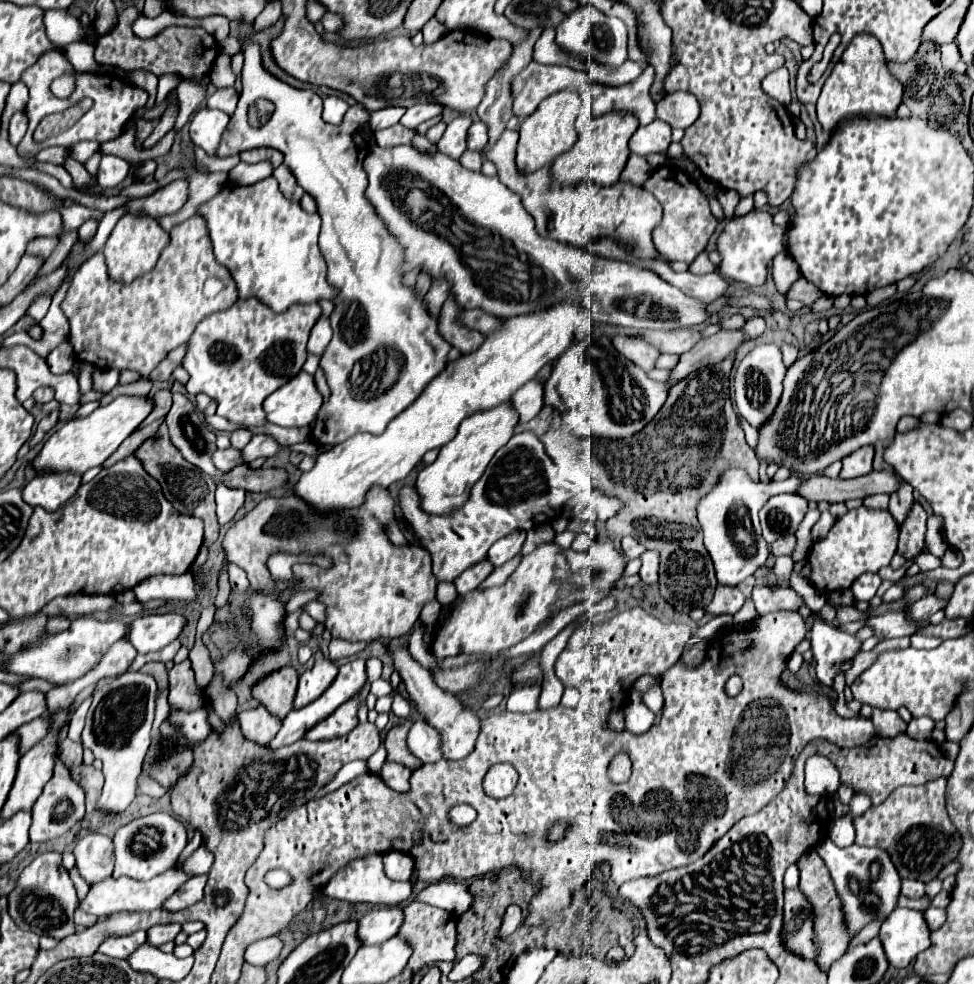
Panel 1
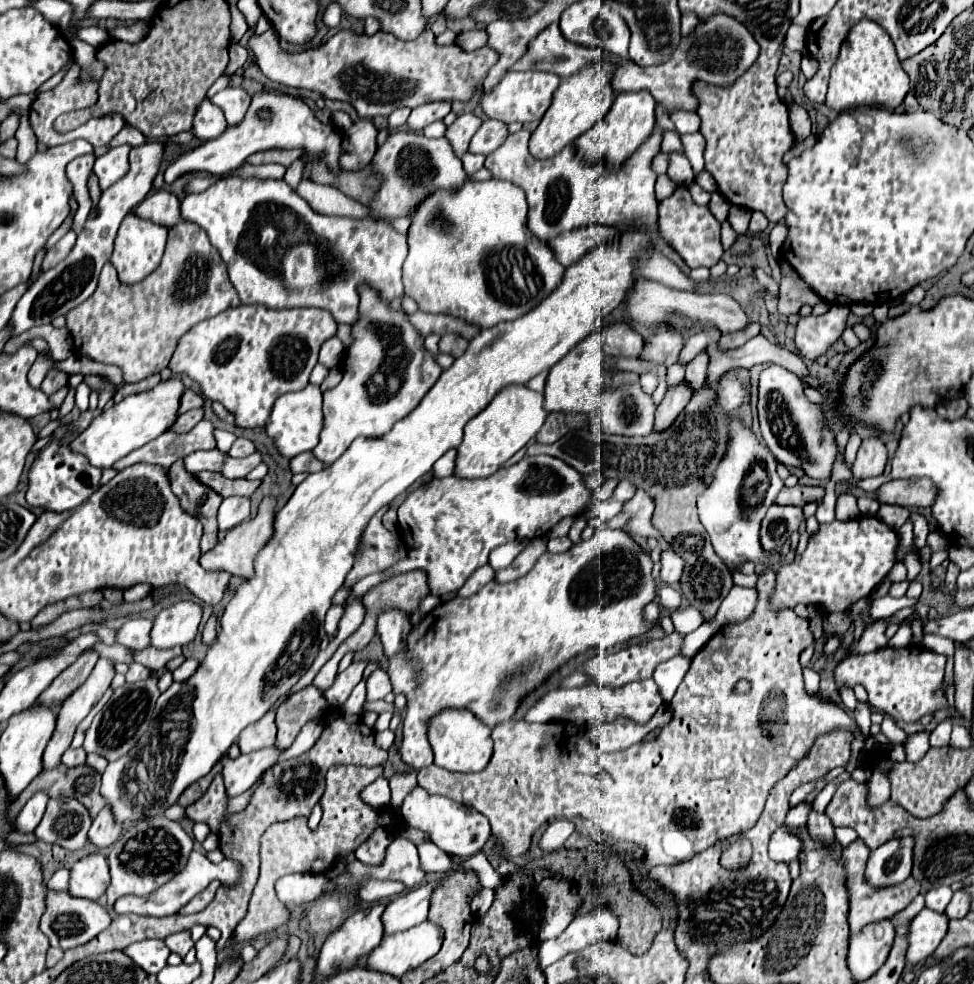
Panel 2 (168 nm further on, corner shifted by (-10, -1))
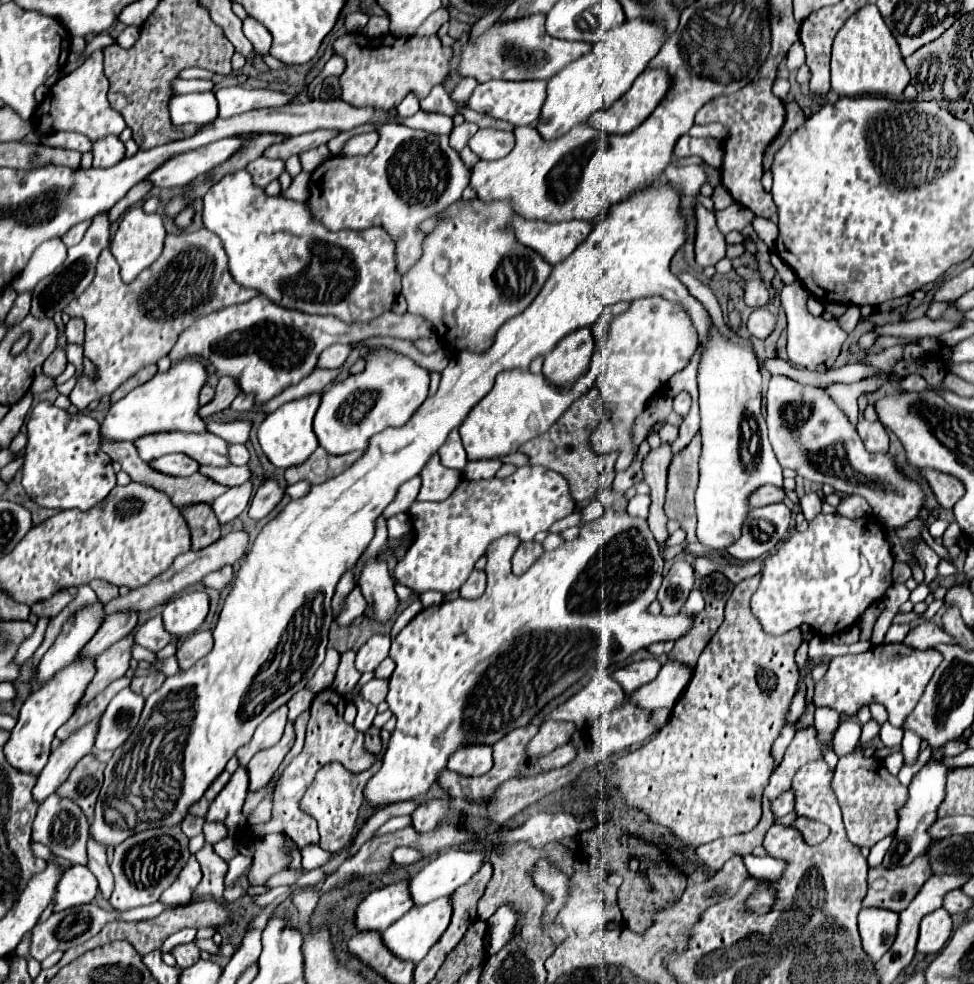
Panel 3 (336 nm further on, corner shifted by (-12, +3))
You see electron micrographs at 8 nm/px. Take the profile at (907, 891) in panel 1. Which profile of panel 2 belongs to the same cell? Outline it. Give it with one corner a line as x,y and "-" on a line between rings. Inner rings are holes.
936,887
934,891
926,893
926,907
938,913
944,913
944,909
948,907
950,899
952,899
952,889
950,887

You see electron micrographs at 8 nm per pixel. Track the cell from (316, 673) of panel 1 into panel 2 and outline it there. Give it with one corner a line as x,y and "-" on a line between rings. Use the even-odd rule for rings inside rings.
354,661
344,673
340,673
340,675
336,677
336,681
334,681
334,685
330,687
330,691
324,691
324,699
326,699
330,705
342,705
342,703
350,697
352,689
360,683
366,665
368,665
368,661

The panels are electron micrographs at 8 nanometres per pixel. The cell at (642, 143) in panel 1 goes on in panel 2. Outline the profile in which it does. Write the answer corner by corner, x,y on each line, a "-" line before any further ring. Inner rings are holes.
672,153
672,155
670,155
668,177
670,177
676,185
684,185
684,187
692,185
694,173
692,173
692,167
690,167
690,163
686,161
684,155
680,155
680,153

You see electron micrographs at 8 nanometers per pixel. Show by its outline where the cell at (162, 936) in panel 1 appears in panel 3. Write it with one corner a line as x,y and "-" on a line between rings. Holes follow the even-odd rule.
186,943
186,945
176,945
172,949
172,955
176,957
178,967
190,967
200,959
200,949
196,947
196,943

